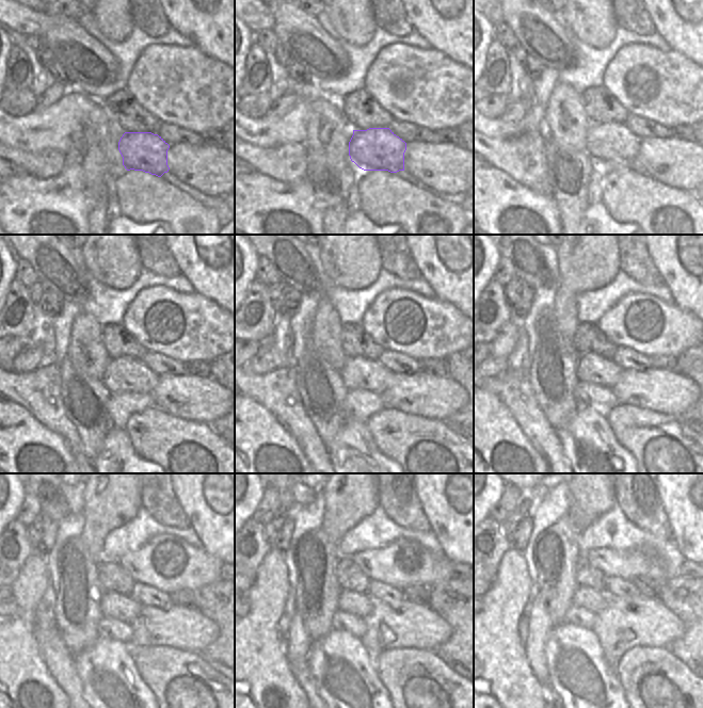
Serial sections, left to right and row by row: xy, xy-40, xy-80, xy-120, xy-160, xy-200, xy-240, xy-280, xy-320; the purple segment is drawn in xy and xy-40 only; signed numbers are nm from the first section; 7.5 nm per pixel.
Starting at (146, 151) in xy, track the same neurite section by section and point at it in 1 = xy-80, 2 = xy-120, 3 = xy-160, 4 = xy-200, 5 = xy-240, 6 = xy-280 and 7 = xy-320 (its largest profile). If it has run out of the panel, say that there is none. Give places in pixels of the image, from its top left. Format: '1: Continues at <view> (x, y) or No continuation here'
1: Continues at xy-80 (611, 142)
2: Continues at xy-120 (122, 374)
3: Continues at xy-160 (358, 373)
4: Continues at xy-200 (591, 368)
5: Continues at xy-240 (123, 608)
6: Continues at xy-280 (358, 604)
7: Continues at xy-320 (594, 601).

